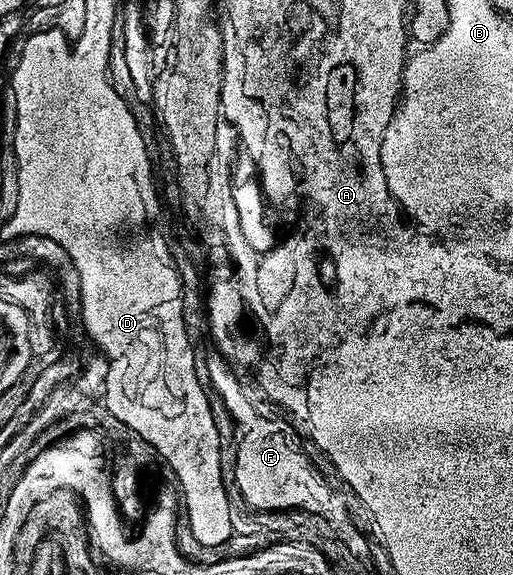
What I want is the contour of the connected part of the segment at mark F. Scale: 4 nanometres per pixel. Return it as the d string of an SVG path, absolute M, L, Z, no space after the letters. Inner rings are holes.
M221 353L204 362L204 374L209 385L214 385L213 393L230 409L234 422L240 429L246 430L238 442L238 454L234 458L236 480L246 503L259 512L281 512L283 510L300 510L308 514L319 514L332 524L332 528L359 556L365 555L367 535L360 529L352 517L347 503L341 494L326 481L325 477L310 463L308 455L302 451L294 430L278 418L269 418L254 407L252 399L246 395L242 382L230 371L227 359Z

